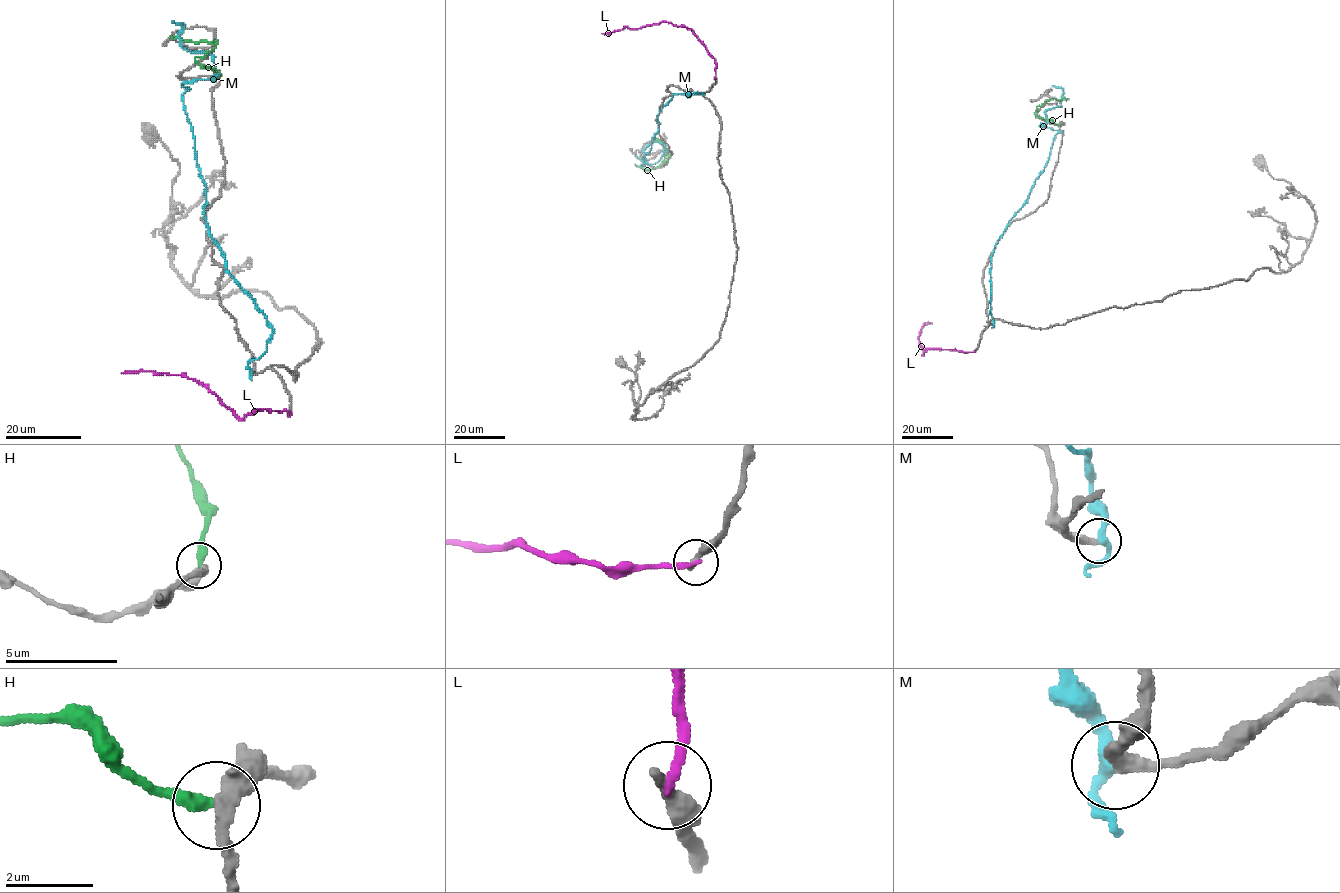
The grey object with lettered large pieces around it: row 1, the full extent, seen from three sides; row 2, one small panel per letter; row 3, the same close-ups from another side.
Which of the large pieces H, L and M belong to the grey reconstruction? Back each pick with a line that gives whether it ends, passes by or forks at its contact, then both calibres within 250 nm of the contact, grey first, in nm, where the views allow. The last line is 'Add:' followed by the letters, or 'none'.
Add: none

